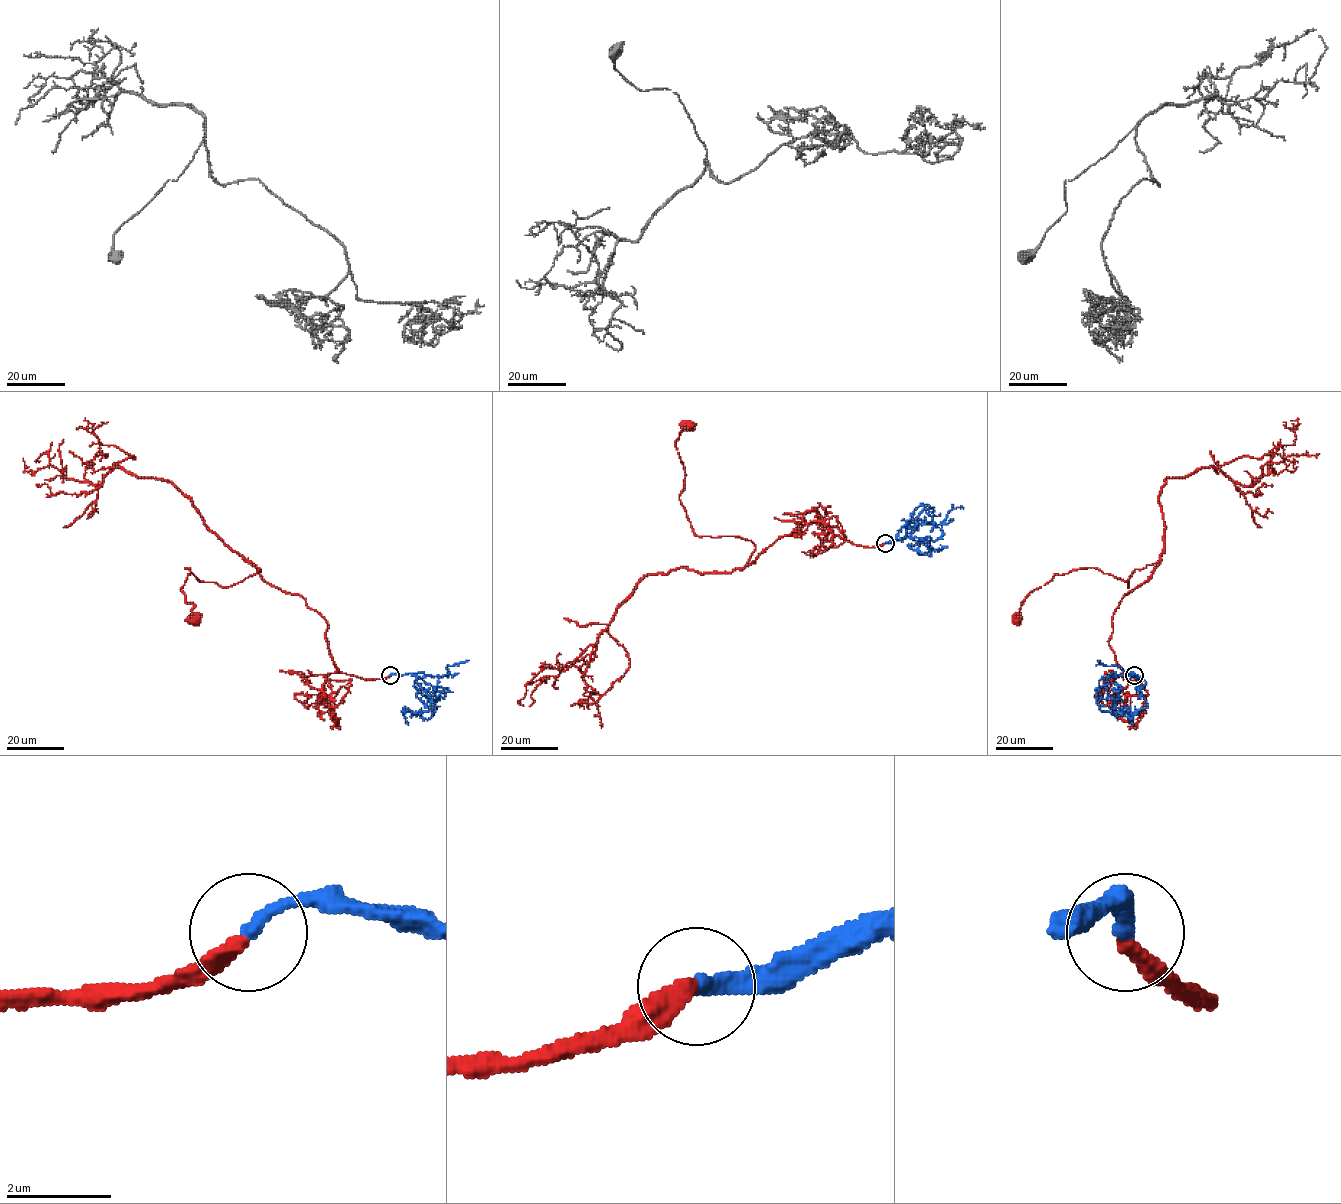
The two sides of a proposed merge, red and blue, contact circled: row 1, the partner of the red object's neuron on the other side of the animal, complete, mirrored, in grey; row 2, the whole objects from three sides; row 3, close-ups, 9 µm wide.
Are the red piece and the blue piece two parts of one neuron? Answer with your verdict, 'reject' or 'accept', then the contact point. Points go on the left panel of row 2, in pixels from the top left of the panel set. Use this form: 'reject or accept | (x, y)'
accept | (390, 675)

